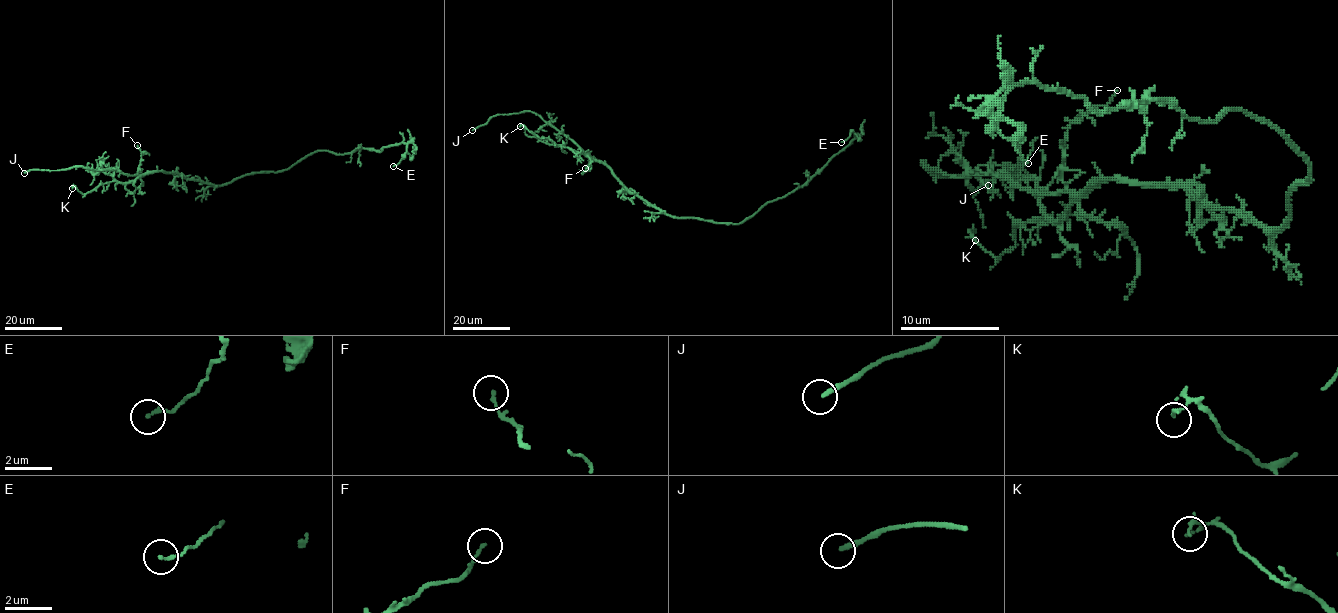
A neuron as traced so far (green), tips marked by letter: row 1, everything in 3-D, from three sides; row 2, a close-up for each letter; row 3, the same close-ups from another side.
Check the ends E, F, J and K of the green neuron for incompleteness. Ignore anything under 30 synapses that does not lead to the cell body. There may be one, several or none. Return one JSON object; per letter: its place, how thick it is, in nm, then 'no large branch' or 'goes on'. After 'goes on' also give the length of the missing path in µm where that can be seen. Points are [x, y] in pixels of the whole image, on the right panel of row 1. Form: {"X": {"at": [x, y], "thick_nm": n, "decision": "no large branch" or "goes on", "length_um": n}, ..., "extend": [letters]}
{"E": {"at": [1028, 163], "thick_nm": 150, "decision": "no large branch"}, "F": {"at": [1117, 90], "thick_nm": 120, "decision": "no large branch"}, "J": {"at": [988, 185], "thick_nm": 220, "decision": "goes on", "length_um": 10}, "K": {"at": [975, 240], "thick_nm": 140, "decision": "no large branch"}, "extend": ["J"]}

